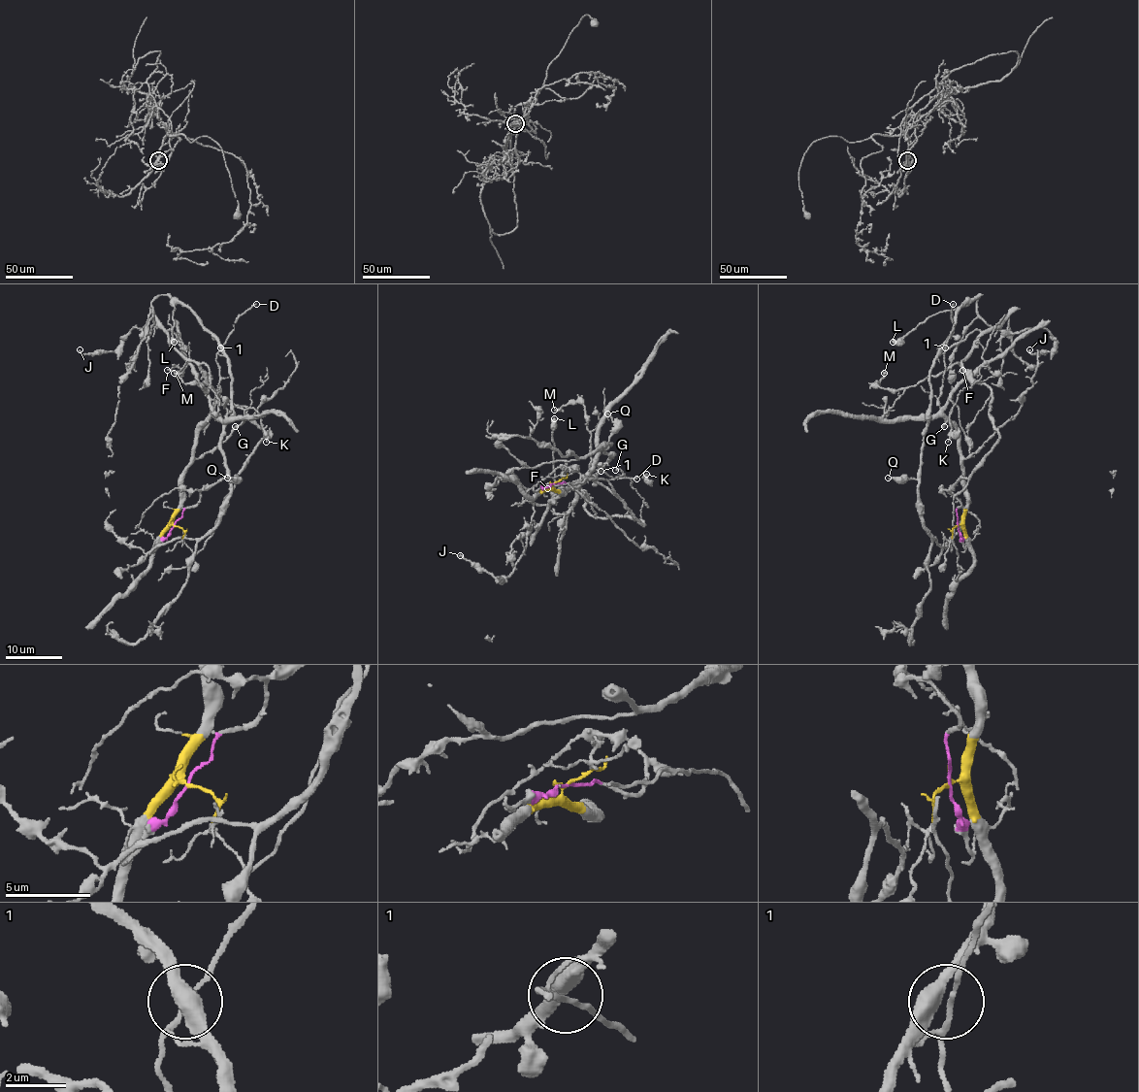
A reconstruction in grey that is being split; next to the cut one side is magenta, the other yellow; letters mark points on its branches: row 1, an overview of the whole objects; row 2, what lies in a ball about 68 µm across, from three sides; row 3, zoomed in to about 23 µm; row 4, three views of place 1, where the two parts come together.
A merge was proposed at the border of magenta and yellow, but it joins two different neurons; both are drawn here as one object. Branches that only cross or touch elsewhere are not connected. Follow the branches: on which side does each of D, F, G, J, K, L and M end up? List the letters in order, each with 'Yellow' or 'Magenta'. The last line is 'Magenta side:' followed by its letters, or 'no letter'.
D: Yellow
F: Magenta
G: Yellow
J: Magenta
K: Yellow
L: Magenta
M: Magenta
Magenta side: F, J, L, M

